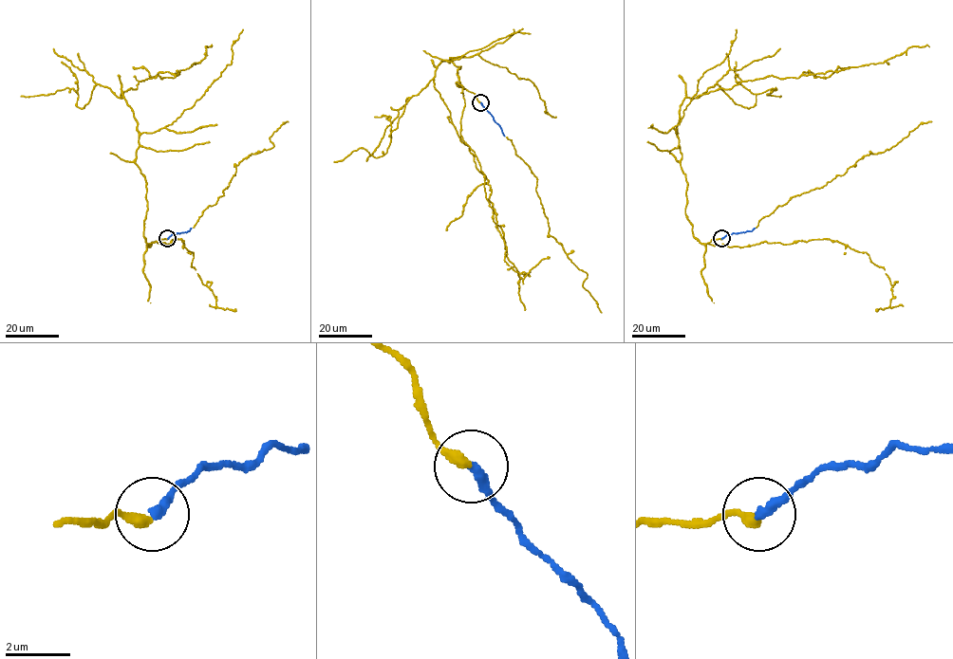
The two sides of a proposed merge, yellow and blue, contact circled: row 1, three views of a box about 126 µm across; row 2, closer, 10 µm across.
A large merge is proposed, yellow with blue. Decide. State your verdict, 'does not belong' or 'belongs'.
belongs

